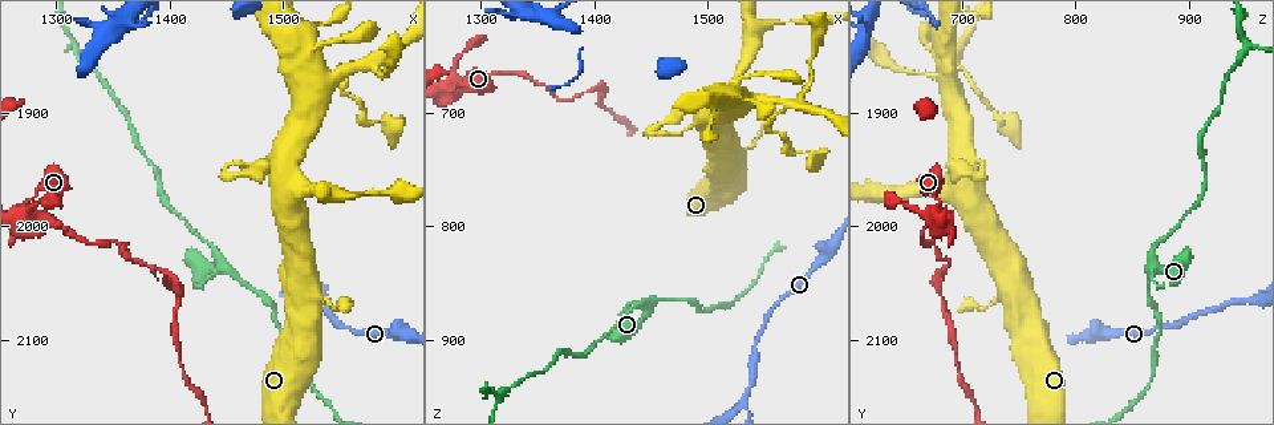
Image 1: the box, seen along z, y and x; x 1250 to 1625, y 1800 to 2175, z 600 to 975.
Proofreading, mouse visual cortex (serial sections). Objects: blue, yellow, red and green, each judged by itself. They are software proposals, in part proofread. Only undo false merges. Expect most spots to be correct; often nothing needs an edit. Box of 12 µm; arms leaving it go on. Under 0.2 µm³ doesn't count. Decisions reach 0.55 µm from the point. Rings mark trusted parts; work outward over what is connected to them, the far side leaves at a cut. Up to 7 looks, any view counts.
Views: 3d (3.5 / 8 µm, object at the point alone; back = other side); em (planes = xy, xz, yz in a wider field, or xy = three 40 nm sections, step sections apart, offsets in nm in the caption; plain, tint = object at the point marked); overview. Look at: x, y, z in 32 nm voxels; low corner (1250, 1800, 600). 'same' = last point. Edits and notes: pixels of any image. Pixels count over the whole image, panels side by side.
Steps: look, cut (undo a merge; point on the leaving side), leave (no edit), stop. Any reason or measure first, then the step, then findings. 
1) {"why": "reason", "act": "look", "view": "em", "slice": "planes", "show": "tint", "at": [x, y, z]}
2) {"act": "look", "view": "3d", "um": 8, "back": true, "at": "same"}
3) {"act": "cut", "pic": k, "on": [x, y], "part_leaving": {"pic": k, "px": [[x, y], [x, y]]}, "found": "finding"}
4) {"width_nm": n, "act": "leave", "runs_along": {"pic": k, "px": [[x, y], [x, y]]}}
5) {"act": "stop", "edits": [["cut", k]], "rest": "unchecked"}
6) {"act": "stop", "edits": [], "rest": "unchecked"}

{"why": "four-way junction", "act": "look", "view": "3d", "um": 3.5, "at": [1570, 1860, 690]}

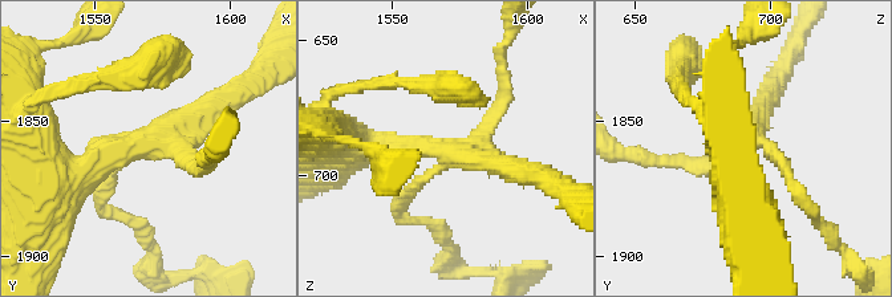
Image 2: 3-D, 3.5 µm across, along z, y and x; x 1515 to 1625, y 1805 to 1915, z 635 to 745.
{"arms": 4, "arm_widths_nm": [150, 150, 300, 350], "act": "look", "view": "em", "slice": "xy", "step": 1, "show": "plain", "at": [1569, 1859, 691]}

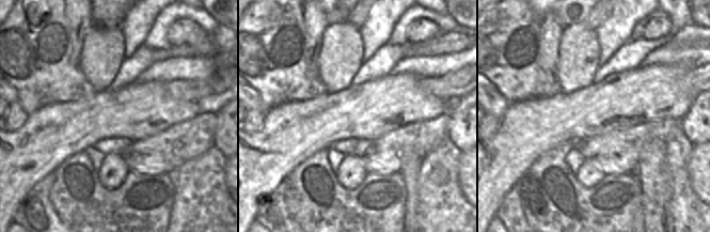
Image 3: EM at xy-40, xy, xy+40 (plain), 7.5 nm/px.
{"act": "look", "view": "em", "slice": "xy", "step": 1, "show": "tint", "at": "same"}

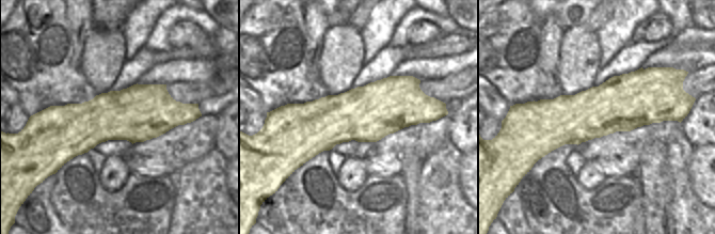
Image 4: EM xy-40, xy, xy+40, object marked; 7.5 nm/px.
{"width_nm": 420, "act": "leave", "runs_along": {"pic": 2, "px": [[365, 146], [442, 153], [397, 204]]}, "found": "all the same cell"}

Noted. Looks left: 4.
{"why": "three-way junction", "act": "look", "view": "3d", "um": 3.5, "at": [1530, 2066, 954]}

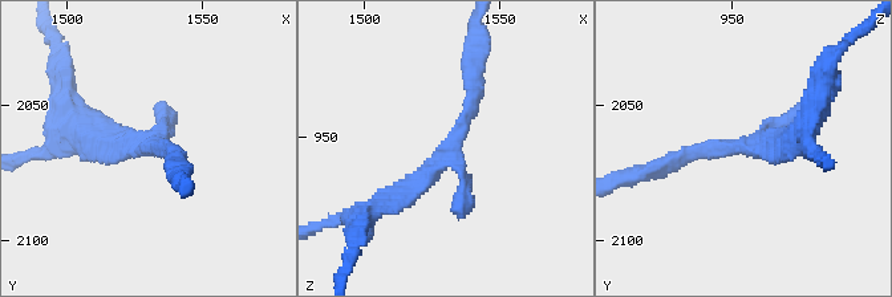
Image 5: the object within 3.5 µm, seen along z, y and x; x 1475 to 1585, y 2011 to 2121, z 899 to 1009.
{"arms": 3, "arm_widths_nm": [200, 200, 200], "act": "look", "view": "em", "slice": "xy", "step": 2, "show": "tint", "at": [1533, 2065, 956]}

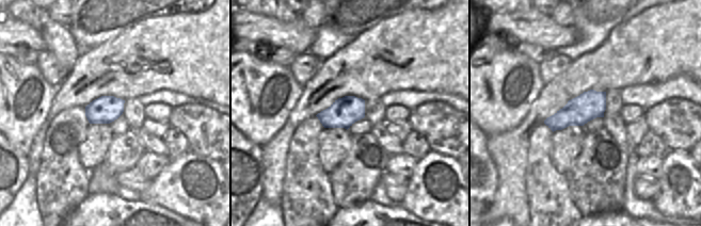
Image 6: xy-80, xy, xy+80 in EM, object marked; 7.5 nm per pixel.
{"act": "leave", "runs_along": {"pic": 5, "px": [[473, 74], [453, 153], [380, 203]]}, "found": "continuous, no second cell"}

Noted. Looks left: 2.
{"act": "stop", "edits": [], "rest": "unchecked"}

